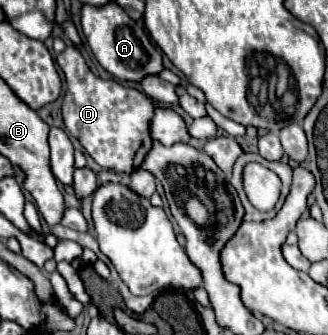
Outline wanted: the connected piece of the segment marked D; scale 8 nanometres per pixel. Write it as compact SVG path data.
M67 46L63 52L59 52L57 64L61 66L67 82L67 92L61 108L67 130L105 170L133 174L151 150L149 122L155 112L153 100L137 88L129 88L115 80L101 80L99 76L95 76L85 64L85 58L77 46Z

